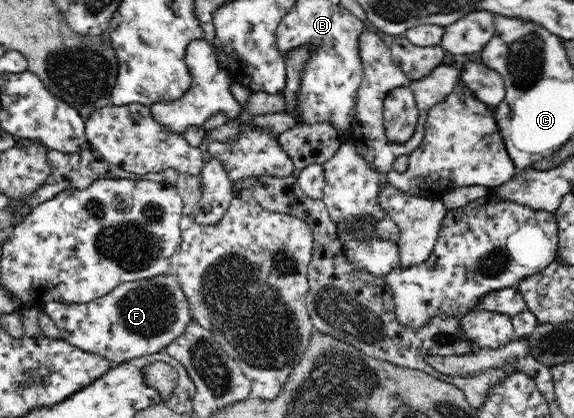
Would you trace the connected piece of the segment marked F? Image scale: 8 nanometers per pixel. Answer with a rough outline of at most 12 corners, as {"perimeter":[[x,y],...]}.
{"perimeter":[[171,274],[83,305],[52,301],[63,340],[112,365],[165,352],[192,322]]}

